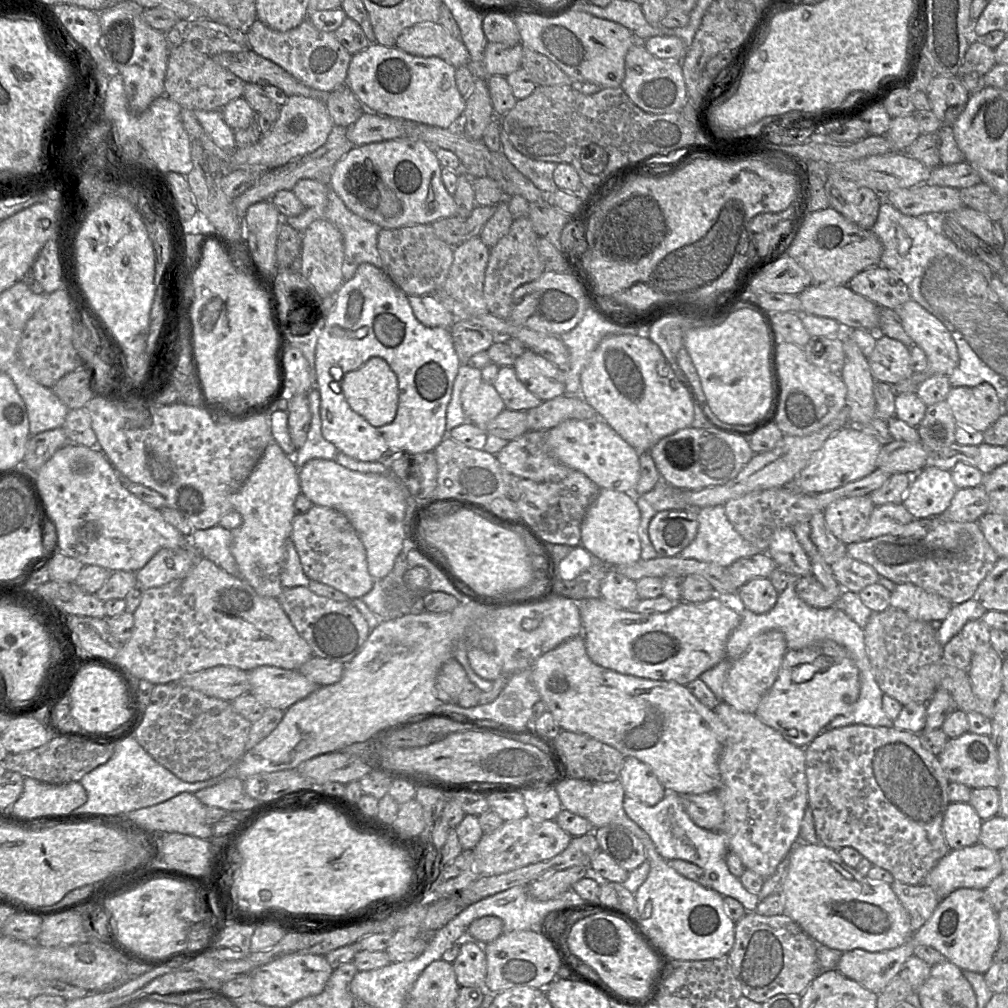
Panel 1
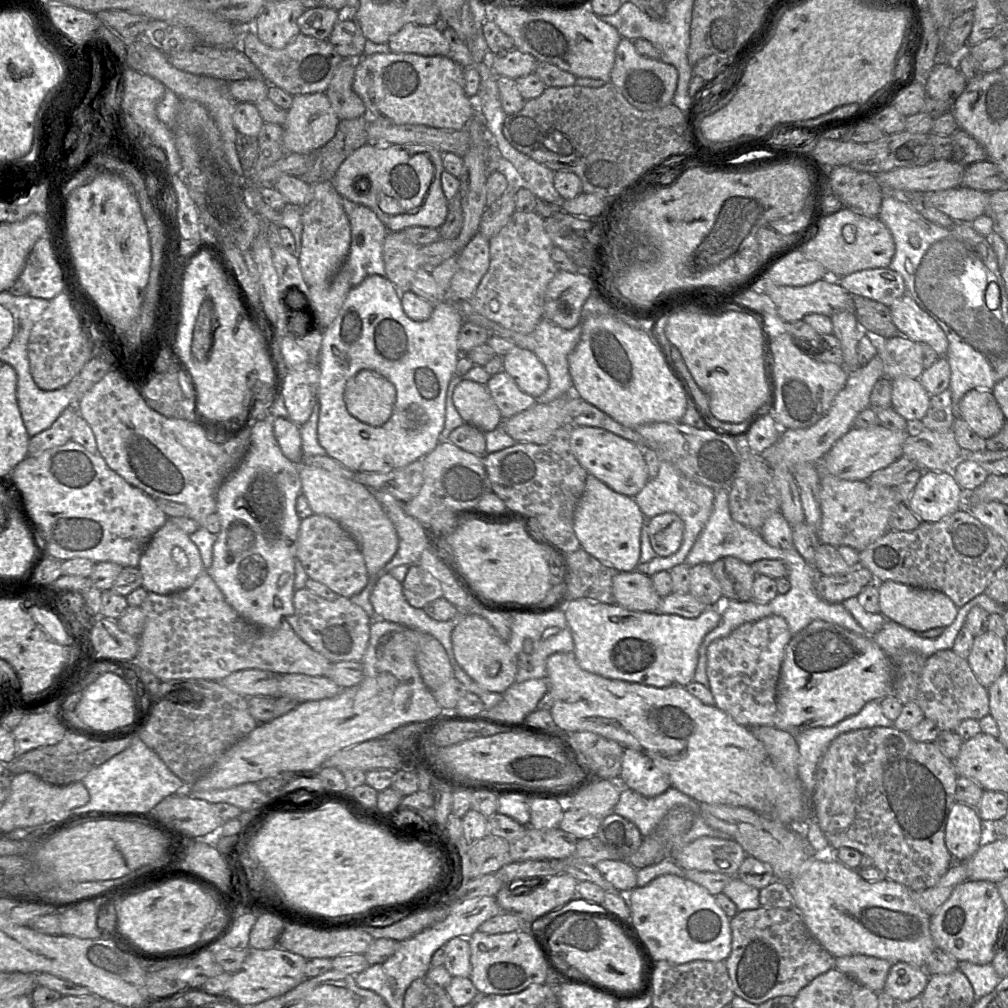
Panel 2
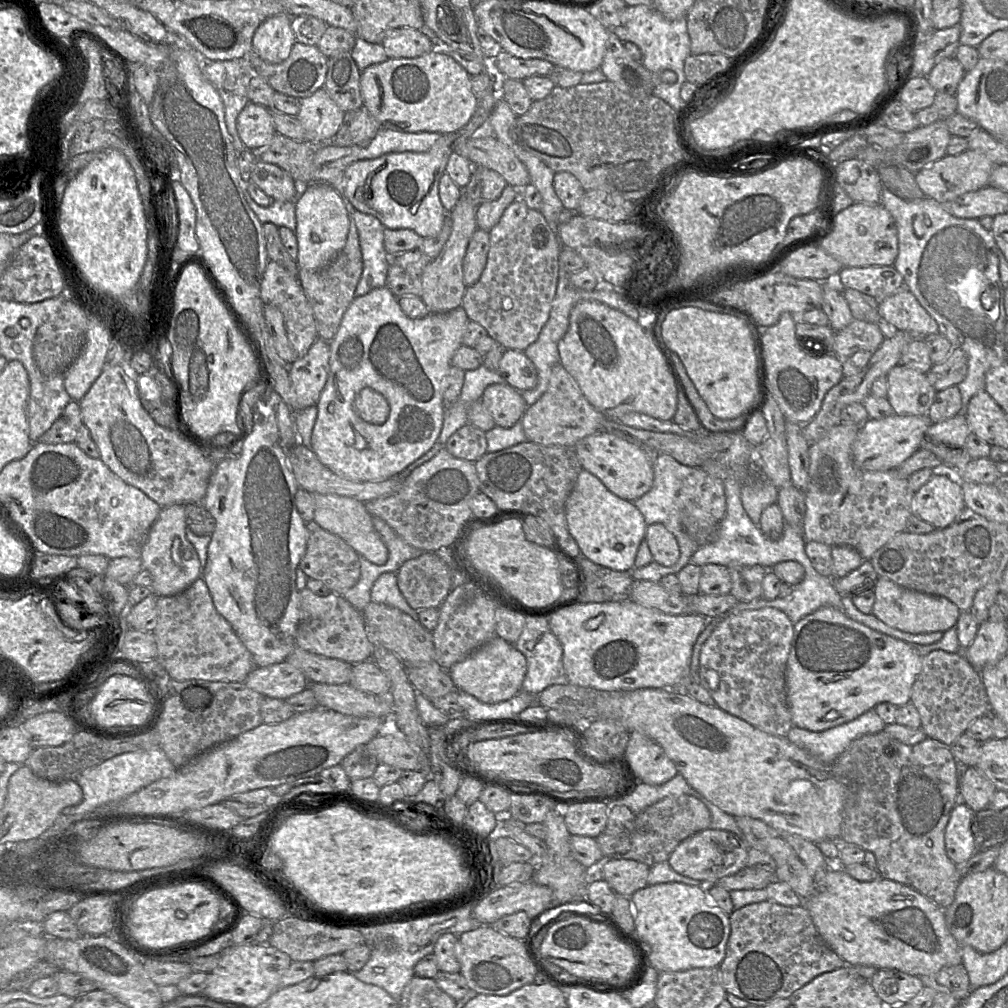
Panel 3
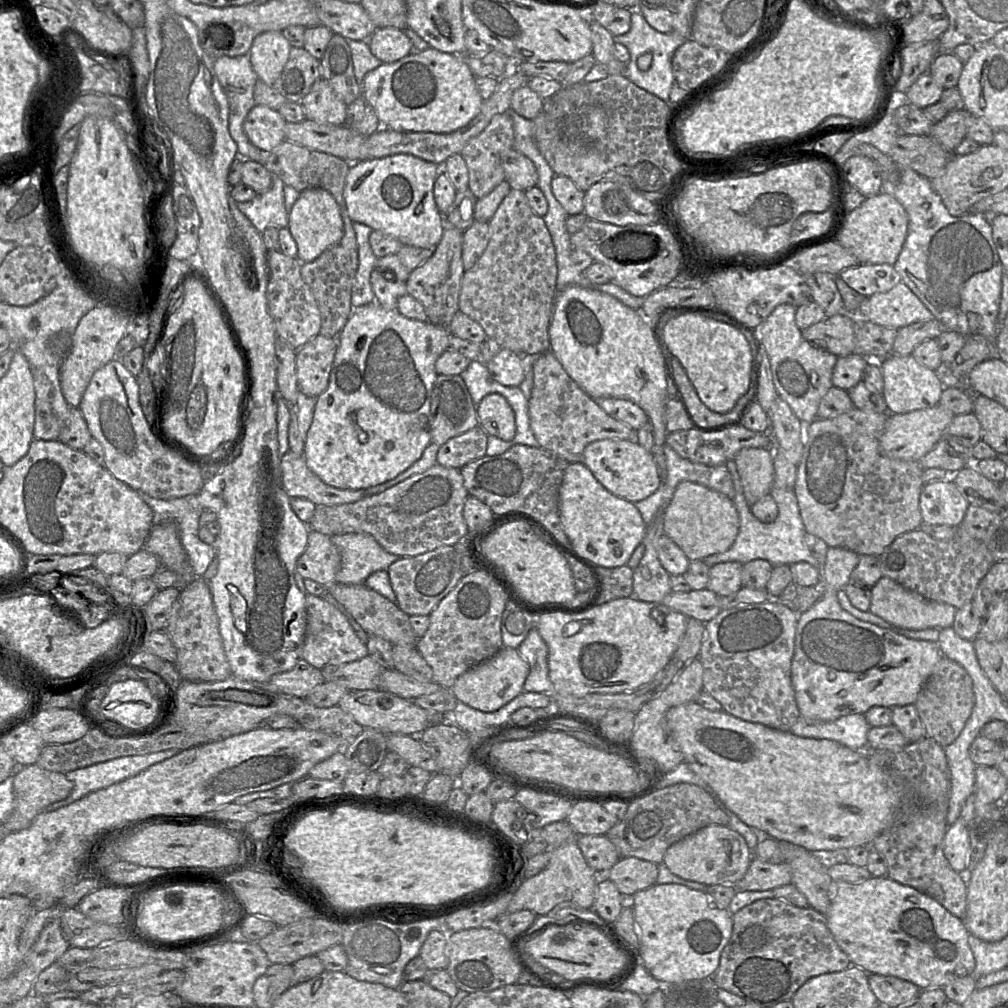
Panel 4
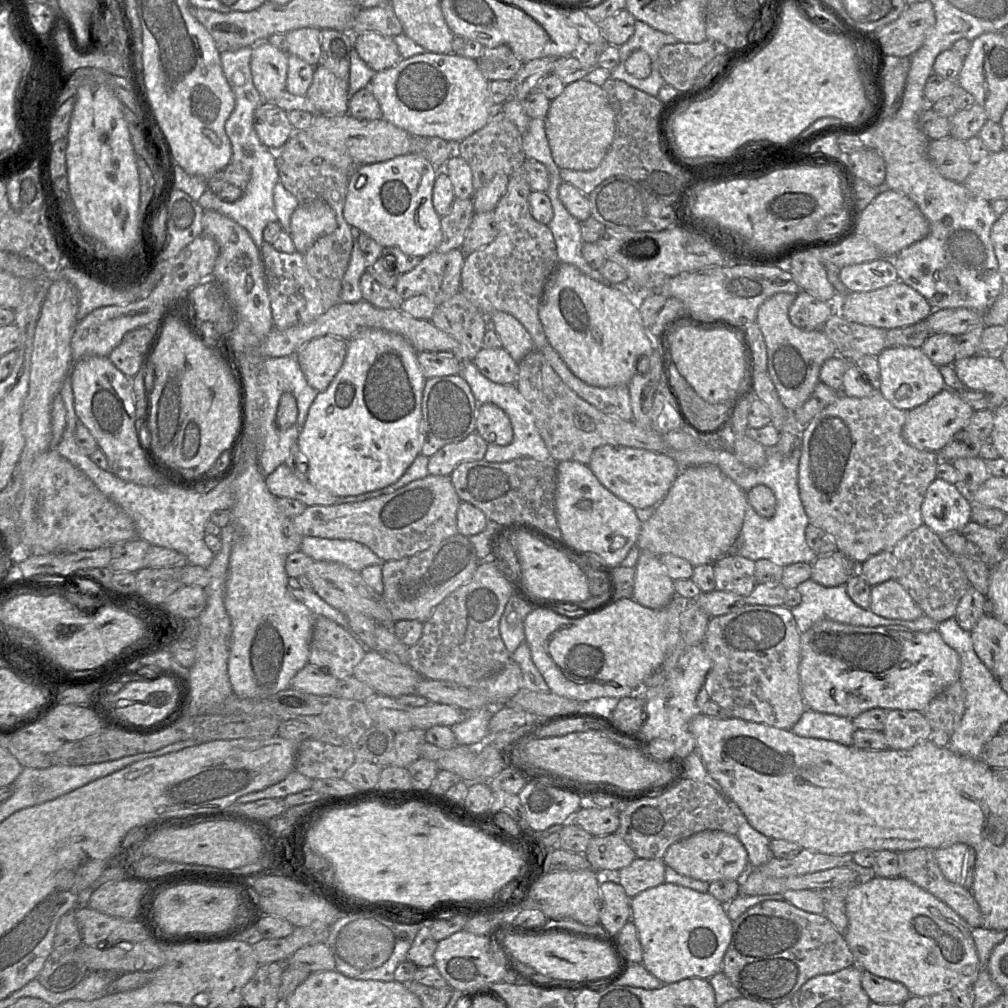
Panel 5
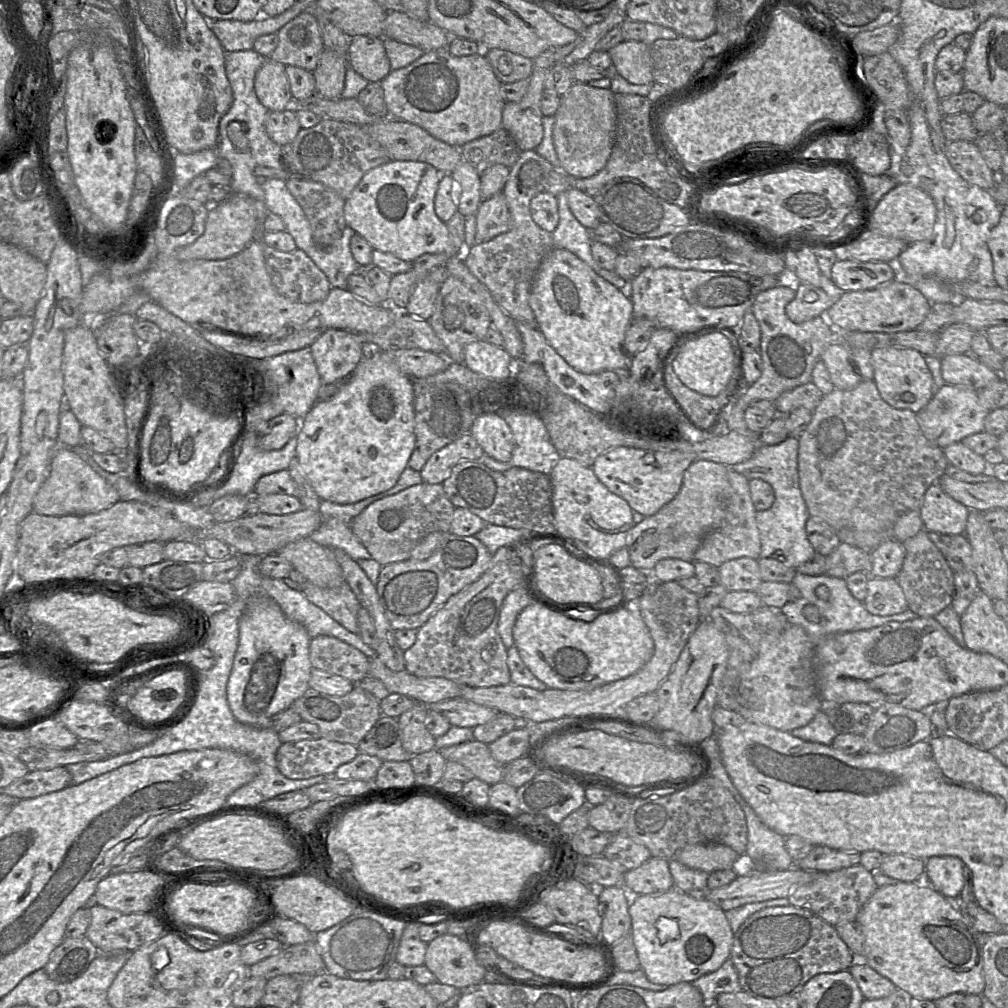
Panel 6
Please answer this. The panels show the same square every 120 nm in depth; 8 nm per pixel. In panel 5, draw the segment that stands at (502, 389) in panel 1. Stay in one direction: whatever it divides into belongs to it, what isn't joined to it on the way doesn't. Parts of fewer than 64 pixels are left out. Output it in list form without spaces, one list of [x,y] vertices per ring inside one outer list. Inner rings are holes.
[[[492,403],[478,406],[476,432],[488,444],[507,446],[513,441],[513,429],[509,417]]]

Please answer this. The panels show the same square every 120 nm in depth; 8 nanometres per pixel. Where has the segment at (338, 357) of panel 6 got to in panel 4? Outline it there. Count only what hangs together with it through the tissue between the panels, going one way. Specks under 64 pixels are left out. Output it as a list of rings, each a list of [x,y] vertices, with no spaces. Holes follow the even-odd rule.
[[[321,334],[296,350],[295,366],[300,392],[316,398],[326,390],[336,351],[336,338]]]

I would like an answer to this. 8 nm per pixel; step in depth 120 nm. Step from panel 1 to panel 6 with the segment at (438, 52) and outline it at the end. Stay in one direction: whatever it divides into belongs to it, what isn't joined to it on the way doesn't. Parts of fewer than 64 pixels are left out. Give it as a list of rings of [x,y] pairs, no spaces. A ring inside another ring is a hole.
[[[352,37],[347,54],[348,64],[369,82],[381,82],[392,71],[382,37]]]

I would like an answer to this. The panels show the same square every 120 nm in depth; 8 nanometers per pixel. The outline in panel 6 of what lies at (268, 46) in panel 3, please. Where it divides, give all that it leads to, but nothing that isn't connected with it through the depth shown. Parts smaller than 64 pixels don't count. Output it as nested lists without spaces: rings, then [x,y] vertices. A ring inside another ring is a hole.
[[[267,58],[255,76],[255,93],[270,112],[280,112],[292,106],[292,94],[286,66]]]

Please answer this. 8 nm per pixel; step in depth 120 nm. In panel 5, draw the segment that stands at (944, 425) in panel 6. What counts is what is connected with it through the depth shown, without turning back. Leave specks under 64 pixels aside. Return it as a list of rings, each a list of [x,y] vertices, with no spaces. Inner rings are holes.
[[[944,388],[924,404],[907,411],[902,430],[904,440],[922,451],[939,452],[950,439],[968,424],[974,409],[965,402],[957,391]]]

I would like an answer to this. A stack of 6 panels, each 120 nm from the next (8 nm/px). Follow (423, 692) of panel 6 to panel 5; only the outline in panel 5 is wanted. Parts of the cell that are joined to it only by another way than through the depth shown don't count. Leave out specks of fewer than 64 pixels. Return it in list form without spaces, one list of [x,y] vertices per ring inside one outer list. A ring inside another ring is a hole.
[[[376,651],[365,654],[352,676],[371,686],[376,693],[392,698],[416,693],[416,685],[423,678],[408,664],[392,662]]]

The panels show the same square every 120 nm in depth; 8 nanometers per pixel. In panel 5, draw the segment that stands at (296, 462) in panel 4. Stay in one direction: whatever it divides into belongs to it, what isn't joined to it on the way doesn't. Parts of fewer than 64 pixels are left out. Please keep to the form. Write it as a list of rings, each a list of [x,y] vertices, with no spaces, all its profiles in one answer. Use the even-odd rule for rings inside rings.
[[[285,464],[265,477],[268,490],[277,498],[292,498],[306,506],[334,505],[338,496],[313,485],[307,478],[297,477]]]

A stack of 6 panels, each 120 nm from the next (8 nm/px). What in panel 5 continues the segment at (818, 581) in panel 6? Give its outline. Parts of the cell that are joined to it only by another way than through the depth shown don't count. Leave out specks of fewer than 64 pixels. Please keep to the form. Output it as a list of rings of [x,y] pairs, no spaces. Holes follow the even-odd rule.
[[[808,579],[800,583],[796,588],[801,594],[801,603],[790,608],[790,611],[796,621],[800,634],[806,632],[816,622],[826,619],[843,624],[865,627],[900,625],[911,631],[918,632],[931,632],[937,629],[937,623],[925,615],[916,620],[886,619],[871,612],[869,608],[863,609],[856,605],[848,596],[844,585],[825,587],[816,583],[812,579]]]

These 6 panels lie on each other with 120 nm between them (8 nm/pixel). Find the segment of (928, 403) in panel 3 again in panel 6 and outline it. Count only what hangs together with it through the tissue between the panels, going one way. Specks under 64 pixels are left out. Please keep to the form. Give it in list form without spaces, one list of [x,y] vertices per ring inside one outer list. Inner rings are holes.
[[[890,346],[871,351],[874,379],[882,399],[896,409],[922,410],[933,397],[933,376],[923,354],[915,349]]]

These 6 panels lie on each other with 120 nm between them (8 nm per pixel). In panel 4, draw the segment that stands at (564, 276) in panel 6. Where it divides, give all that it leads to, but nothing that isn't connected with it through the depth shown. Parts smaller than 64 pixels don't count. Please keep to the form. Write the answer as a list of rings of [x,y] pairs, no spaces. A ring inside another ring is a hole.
[[[568,286],[557,294],[548,328],[550,351],[568,375],[591,398],[604,397],[629,400],[647,415],[653,428],[653,446],[650,450],[662,477],[665,475],[663,446],[667,437],[665,405],[667,390],[671,391],[665,364],[649,328],[651,321],[643,320],[638,312],[610,294],[581,286]]]

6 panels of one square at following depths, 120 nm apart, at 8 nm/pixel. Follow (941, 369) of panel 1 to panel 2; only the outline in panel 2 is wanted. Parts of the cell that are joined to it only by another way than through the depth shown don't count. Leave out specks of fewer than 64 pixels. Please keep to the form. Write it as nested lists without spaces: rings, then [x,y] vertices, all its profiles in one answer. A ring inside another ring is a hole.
[[[909,294],[897,299],[890,306],[890,311],[899,335],[917,343],[927,343],[940,357],[946,355],[949,343],[945,332]]]

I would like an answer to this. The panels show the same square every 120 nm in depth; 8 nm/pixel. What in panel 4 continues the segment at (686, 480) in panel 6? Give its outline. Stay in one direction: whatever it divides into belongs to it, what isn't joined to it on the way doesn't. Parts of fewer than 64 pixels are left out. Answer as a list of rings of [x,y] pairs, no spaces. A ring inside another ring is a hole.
[[[681,482],[662,514],[663,534],[675,542],[690,561],[726,552],[735,542],[740,518],[733,500],[701,484]]]

